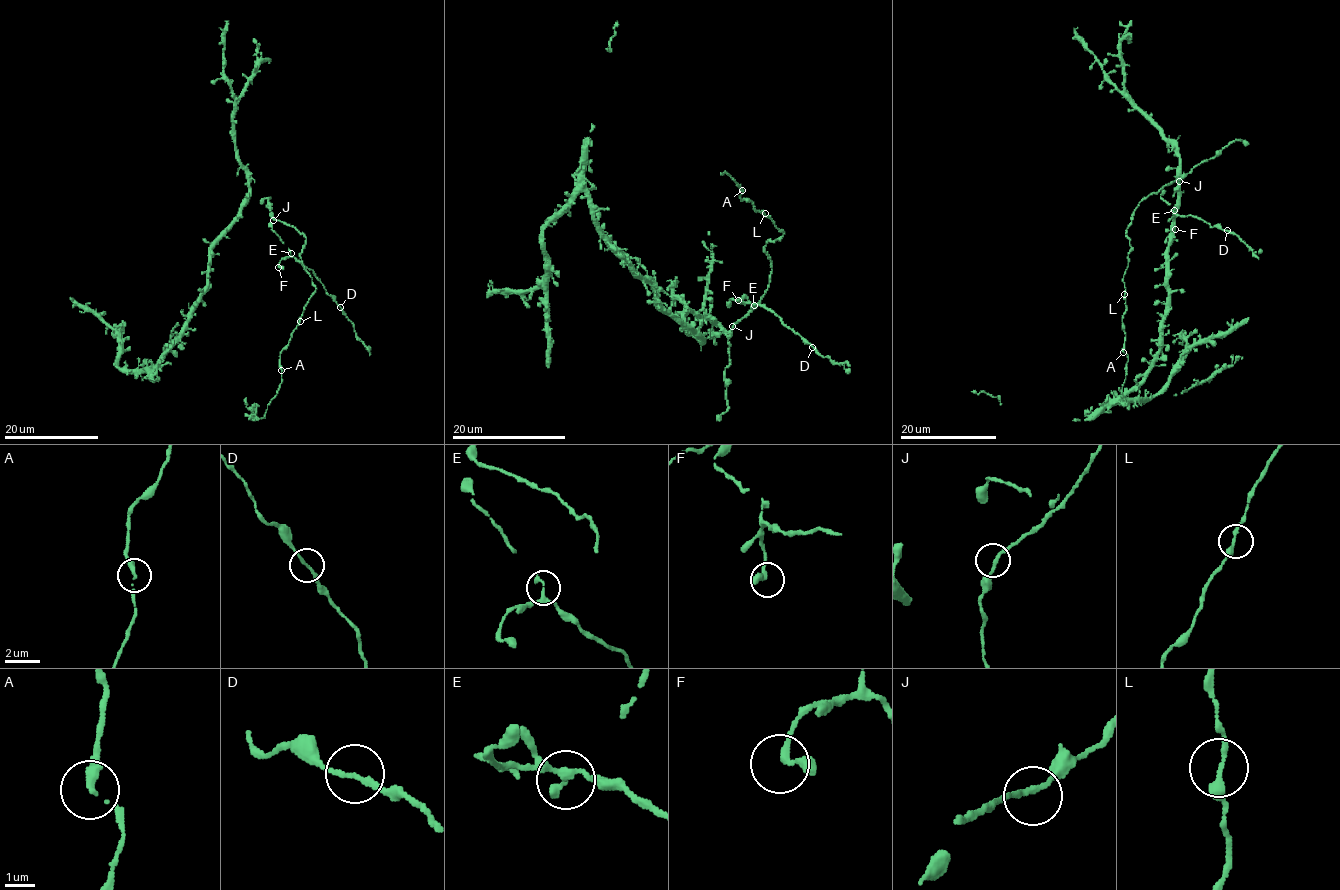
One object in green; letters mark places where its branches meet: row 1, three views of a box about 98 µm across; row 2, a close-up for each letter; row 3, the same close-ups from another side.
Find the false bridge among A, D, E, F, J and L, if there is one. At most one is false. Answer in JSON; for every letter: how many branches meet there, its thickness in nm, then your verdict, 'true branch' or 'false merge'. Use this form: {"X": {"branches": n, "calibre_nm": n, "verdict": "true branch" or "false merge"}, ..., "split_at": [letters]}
{"A": {"branches": 2, "calibre_nm": 220, "verdict": "true branch"}, "D": {"branches": 2, "calibre_nm": 170, "verdict": "true branch"}, "E": {"branches": 2, "calibre_nm": 260, "verdict": "true branch"}, "F": {"branches": 2, "calibre_nm": 220, "verdict": "true branch"}, "J": {"branches": 2, "calibre_nm": 180, "verdict": "true branch"}, "L": {"branches": 2, "calibre_nm": 240, "verdict": "true branch"}, "split_at": []}

